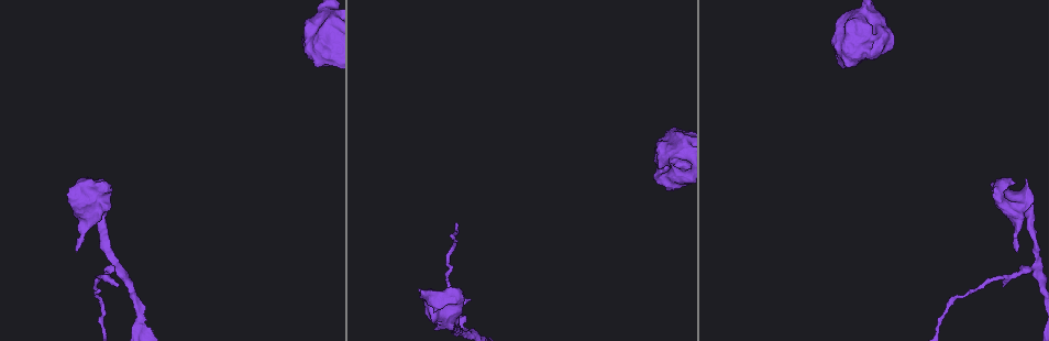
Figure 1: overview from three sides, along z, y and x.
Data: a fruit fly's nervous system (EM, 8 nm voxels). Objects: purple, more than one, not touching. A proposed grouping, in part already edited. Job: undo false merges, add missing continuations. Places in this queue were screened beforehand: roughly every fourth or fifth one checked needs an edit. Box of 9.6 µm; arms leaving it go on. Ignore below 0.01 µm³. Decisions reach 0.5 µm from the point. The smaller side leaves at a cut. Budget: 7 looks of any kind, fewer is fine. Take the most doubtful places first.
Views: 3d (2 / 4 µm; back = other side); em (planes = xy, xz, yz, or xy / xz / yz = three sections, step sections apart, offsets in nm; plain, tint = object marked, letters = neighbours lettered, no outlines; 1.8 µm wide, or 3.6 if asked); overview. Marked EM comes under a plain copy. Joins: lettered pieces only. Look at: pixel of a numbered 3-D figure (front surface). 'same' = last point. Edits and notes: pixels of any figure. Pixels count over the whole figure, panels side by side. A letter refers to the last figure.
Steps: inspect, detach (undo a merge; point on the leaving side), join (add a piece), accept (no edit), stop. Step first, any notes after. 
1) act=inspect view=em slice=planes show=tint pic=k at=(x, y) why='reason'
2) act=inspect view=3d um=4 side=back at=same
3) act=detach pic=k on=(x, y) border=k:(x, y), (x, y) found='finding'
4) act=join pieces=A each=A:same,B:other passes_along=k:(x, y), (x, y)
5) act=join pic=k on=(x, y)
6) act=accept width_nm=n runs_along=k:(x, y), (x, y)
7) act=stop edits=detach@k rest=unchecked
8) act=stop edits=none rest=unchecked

act=inspect view=3d um=2 pic=1 at=(437, 324) why='stops while still wide'

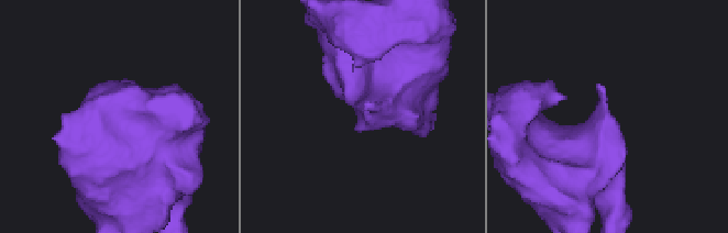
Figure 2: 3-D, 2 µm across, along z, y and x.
act=inspect view=em um=3.6 slice=xy step=8 show=letters pic=2 at=(364, 103) why='shape alone is not enough'

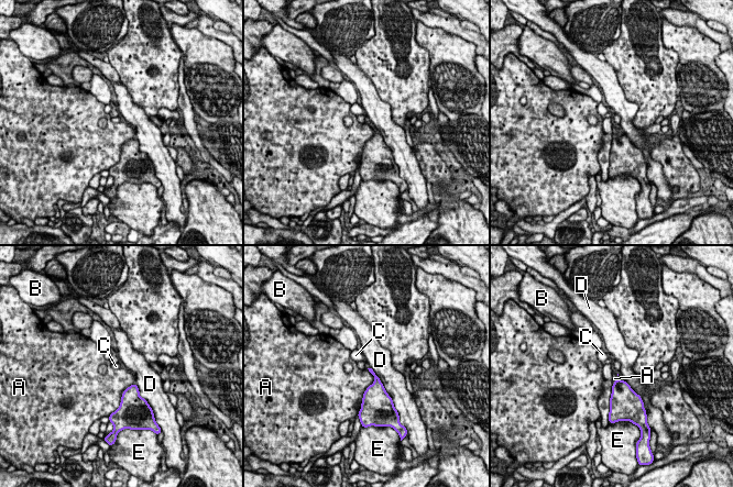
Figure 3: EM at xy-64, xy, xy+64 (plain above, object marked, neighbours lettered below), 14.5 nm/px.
act=accept longest_contact=D:550nm each=A:other,B:other,C:other,D:other,E:other border=3:(367, 368), (374, 380), (360, 406) found='none of them fits'

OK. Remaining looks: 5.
act=inspect view=3d um=4 side=back pic=1 at=(1017, 252) why='free end'

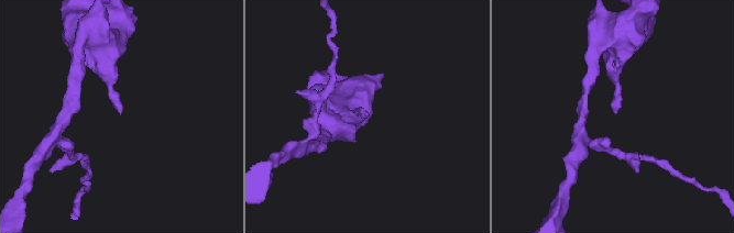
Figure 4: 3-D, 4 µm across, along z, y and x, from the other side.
act=inspect view=em slice=planes show=letters pic=4 at=(616, 112)

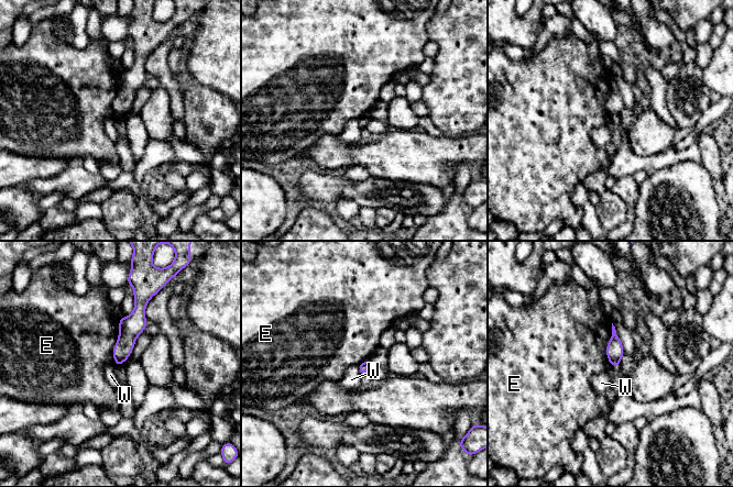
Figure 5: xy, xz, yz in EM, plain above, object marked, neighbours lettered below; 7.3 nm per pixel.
act=accept each=E:other,W:other runs_along=5:(141, 302), (117, 362) found='no lettered piece goes on from it'

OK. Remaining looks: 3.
act=inspect view=em um=3.6 slice=yz step=16 show=tint pic=1 at=(858, 25) why='sharp bend'

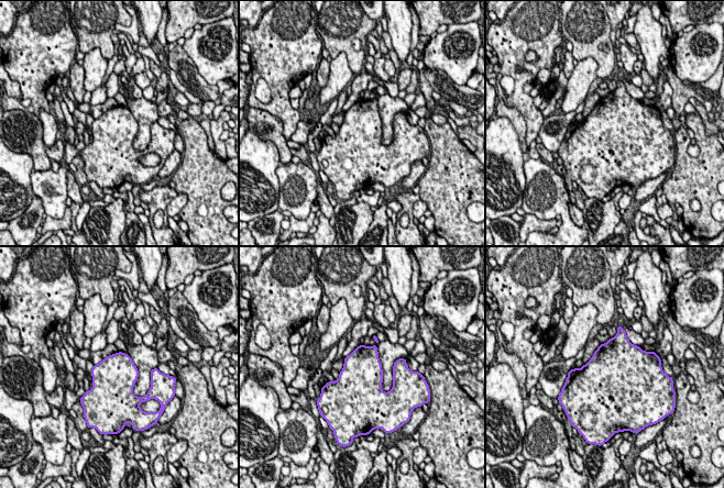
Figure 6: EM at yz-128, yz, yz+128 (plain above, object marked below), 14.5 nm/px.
act=inspect view=em um=3.6 slice=planes show=letters at=same why='cut it another way'

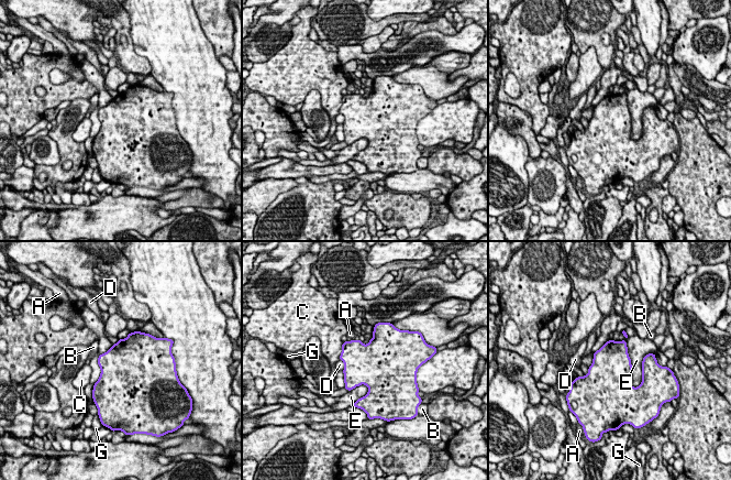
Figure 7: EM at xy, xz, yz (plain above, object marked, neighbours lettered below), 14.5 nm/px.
act=accept each=A:other,B:other,C:other,D:other,E:other,G:other border=7:(621, 331), (626, 338), (632, 377) found='one neuron here'

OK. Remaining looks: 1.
act=stop edits=none rest=unchecked

